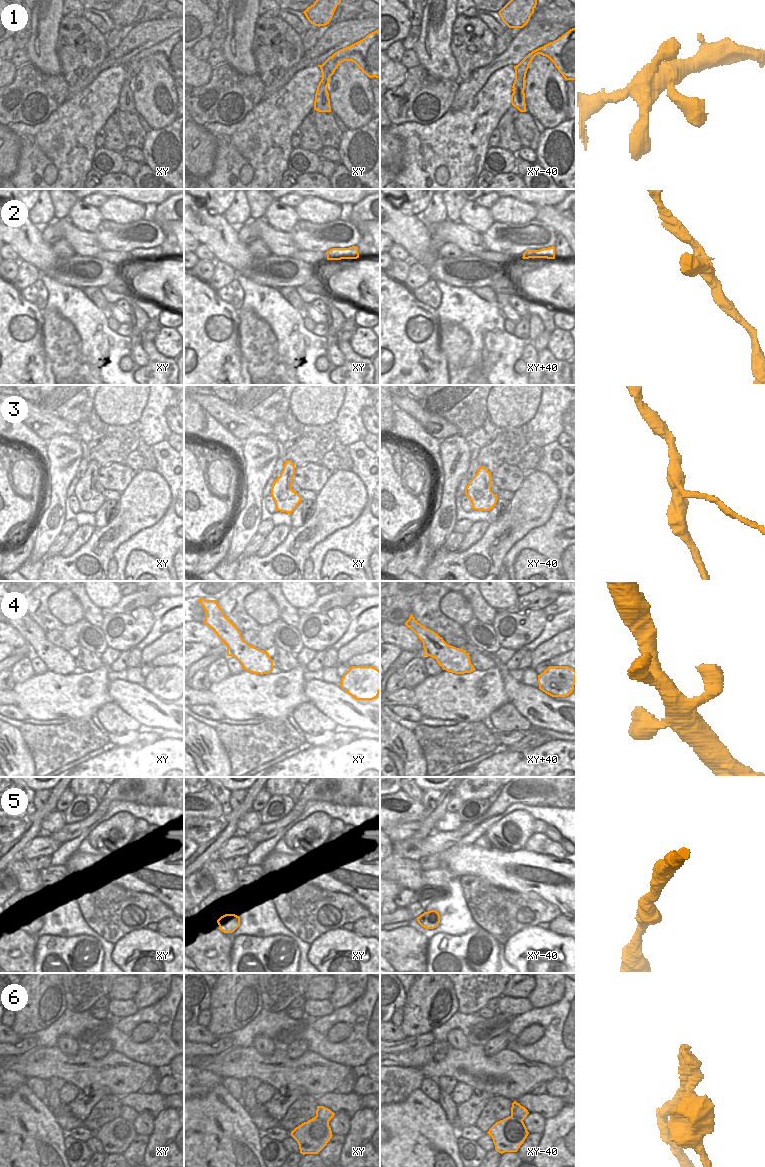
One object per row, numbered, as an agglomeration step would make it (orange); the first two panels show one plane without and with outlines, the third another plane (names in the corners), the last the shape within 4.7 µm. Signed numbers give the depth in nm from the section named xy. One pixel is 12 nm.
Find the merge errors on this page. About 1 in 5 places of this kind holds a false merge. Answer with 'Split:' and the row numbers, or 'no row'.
Split: 6

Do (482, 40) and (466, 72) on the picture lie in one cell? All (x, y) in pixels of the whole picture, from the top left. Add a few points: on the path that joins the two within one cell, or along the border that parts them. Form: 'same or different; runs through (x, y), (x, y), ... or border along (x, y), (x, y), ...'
same; runs through (479, 48), (479, 51), (468, 64)

